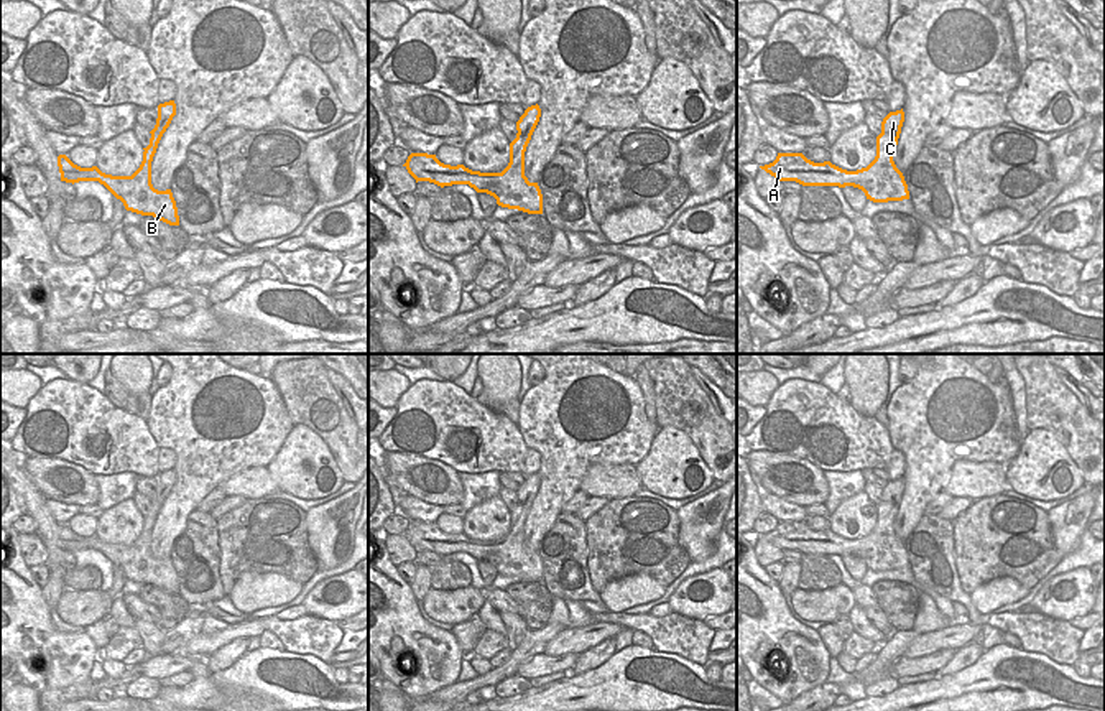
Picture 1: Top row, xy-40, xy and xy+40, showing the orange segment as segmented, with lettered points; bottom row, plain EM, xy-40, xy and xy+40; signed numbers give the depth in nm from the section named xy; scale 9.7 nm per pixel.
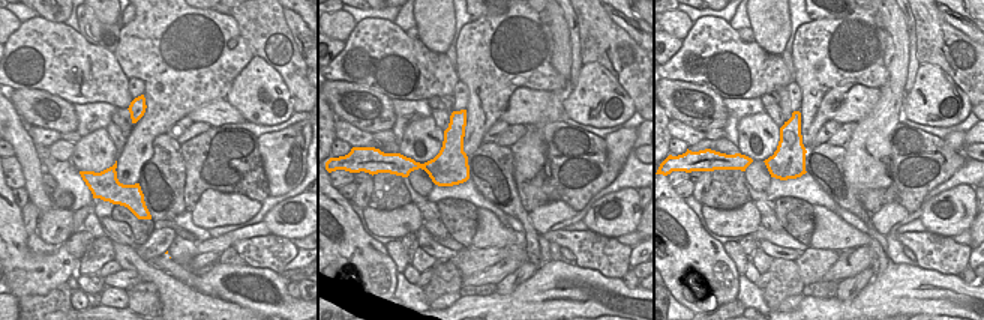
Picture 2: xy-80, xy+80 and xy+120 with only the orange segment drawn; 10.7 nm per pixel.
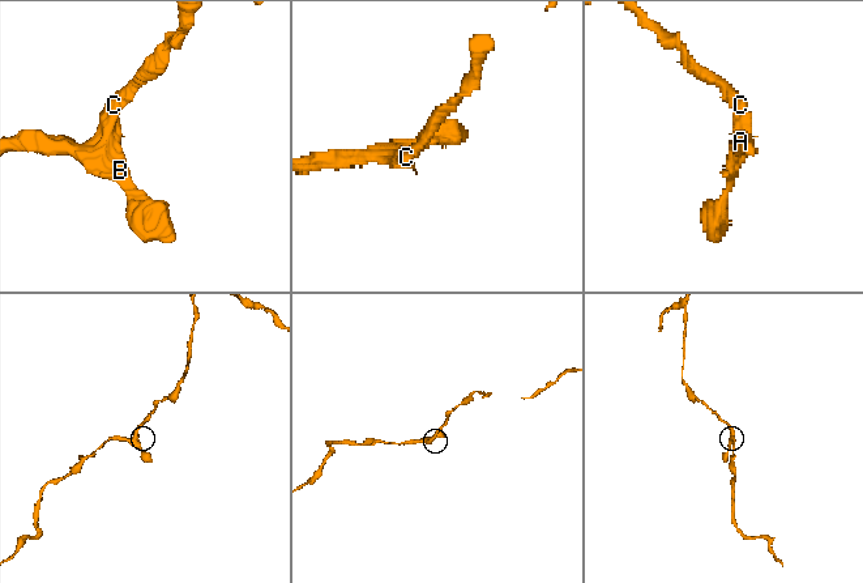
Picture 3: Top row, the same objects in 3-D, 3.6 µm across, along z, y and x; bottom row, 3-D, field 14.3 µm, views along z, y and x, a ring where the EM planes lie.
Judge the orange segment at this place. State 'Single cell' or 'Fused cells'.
Single cell.

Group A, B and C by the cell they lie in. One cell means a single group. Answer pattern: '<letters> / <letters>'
A B C

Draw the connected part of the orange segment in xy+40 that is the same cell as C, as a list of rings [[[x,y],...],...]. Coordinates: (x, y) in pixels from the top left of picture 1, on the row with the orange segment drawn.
[[[890,112],[876,137],[876,156],[862,170],[847,171],[830,161],[814,163],[802,153],[778,153],[770,165],[760,166],[779,181],[796,181],[802,186],[853,186],[873,202],[909,199],[908,184],[893,156],[904,122],[904,112]]]

